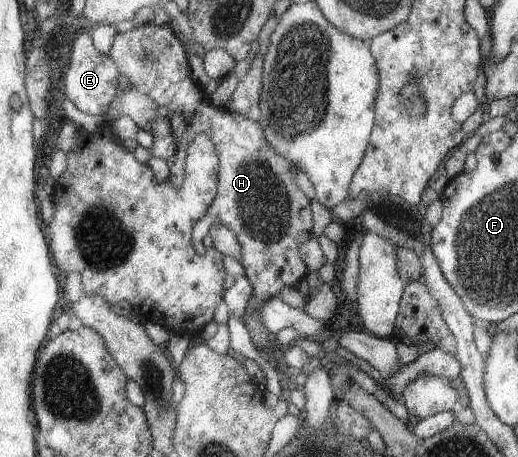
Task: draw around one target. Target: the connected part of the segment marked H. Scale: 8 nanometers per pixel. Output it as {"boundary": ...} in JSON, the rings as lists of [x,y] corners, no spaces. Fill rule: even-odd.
{"boundary":[[[143,24],[126,32],[116,32],[107,52],[117,66],[118,75],[131,79],[134,88],[157,105],[169,123],[169,134],[176,141],[175,161],[169,168],[168,180],[181,186],[184,179],[184,156],[189,143],[197,135],[205,134],[216,145],[220,157],[221,180],[216,199],[212,201],[209,217],[196,222],[193,241],[200,244],[209,228],[225,226],[235,234],[241,246],[239,264],[245,271],[253,292],[247,302],[247,314],[241,316],[252,345],[256,348],[272,345],[271,335],[257,320],[257,310],[265,300],[276,296],[283,286],[295,286],[306,274],[303,262],[297,256],[297,246],[309,238],[311,212],[309,200],[295,184],[295,166],[277,155],[265,140],[259,122],[248,120],[230,109],[213,108],[198,82],[191,78],[191,68],[185,52],[167,24]],[[159,54],[159,70],[151,70],[149,56]]]}

